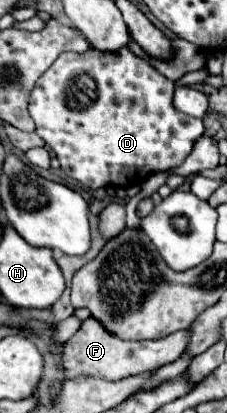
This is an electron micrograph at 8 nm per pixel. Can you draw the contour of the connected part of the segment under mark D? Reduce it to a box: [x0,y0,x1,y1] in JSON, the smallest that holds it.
[29,47,203,189]

